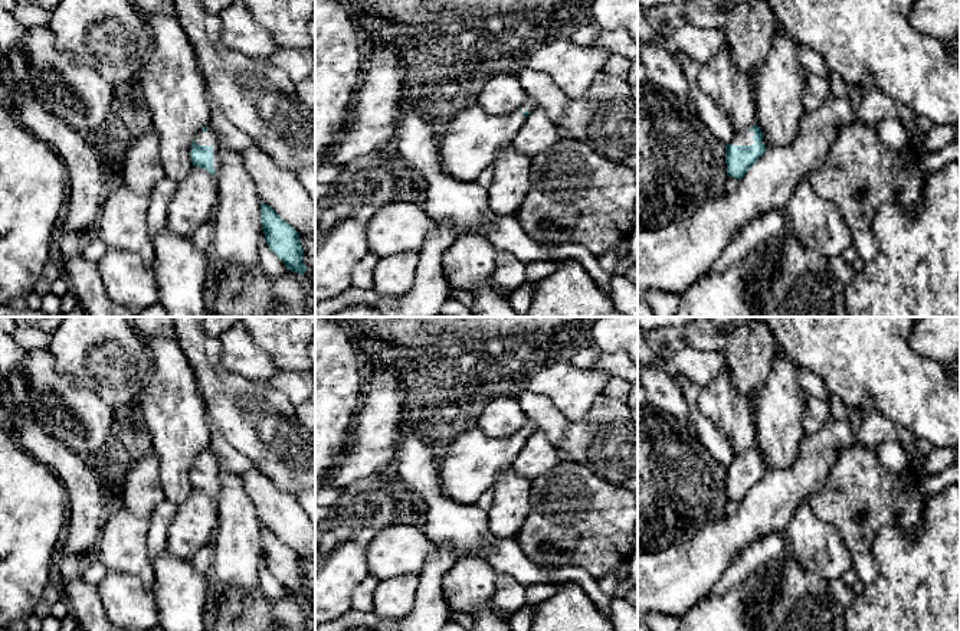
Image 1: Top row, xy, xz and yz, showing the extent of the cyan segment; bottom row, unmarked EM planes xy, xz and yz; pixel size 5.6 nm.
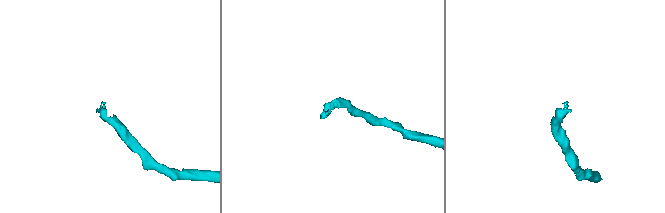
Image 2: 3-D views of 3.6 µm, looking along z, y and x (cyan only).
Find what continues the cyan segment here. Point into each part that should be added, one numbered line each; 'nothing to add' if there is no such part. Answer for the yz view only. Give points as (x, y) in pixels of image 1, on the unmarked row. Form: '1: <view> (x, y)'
1: yz (744, 461)

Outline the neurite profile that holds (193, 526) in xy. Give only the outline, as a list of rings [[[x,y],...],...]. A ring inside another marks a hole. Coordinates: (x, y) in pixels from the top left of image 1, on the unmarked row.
[[[193,488],[168,522],[167,547],[186,560],[212,543],[217,529],[217,504],[207,493]]]

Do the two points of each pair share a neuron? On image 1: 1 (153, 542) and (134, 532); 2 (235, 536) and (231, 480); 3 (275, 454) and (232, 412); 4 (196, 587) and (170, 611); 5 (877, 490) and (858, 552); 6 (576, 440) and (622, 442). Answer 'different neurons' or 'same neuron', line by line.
1: different neurons
2: same neuron
3: same neuron
4: same neuron
5: same neuron
6: same neuron

